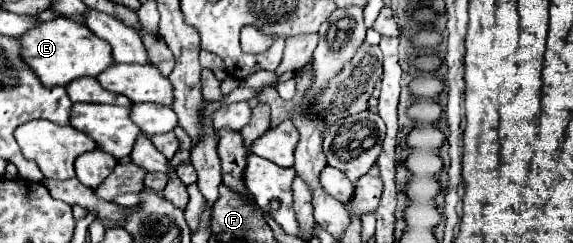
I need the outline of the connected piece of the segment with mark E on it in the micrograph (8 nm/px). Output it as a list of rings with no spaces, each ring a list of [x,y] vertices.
[[[63,16],[39,22],[37,26],[33,26],[33,30],[21,34],[19,46],[21,60],[25,62],[25,66],[29,66],[29,70],[33,70],[33,74],[37,74],[41,84],[47,88],[65,86],[81,76],[97,76],[113,64],[111,48],[107,42],[101,42],[101,38],[97,38],[87,26]]]

